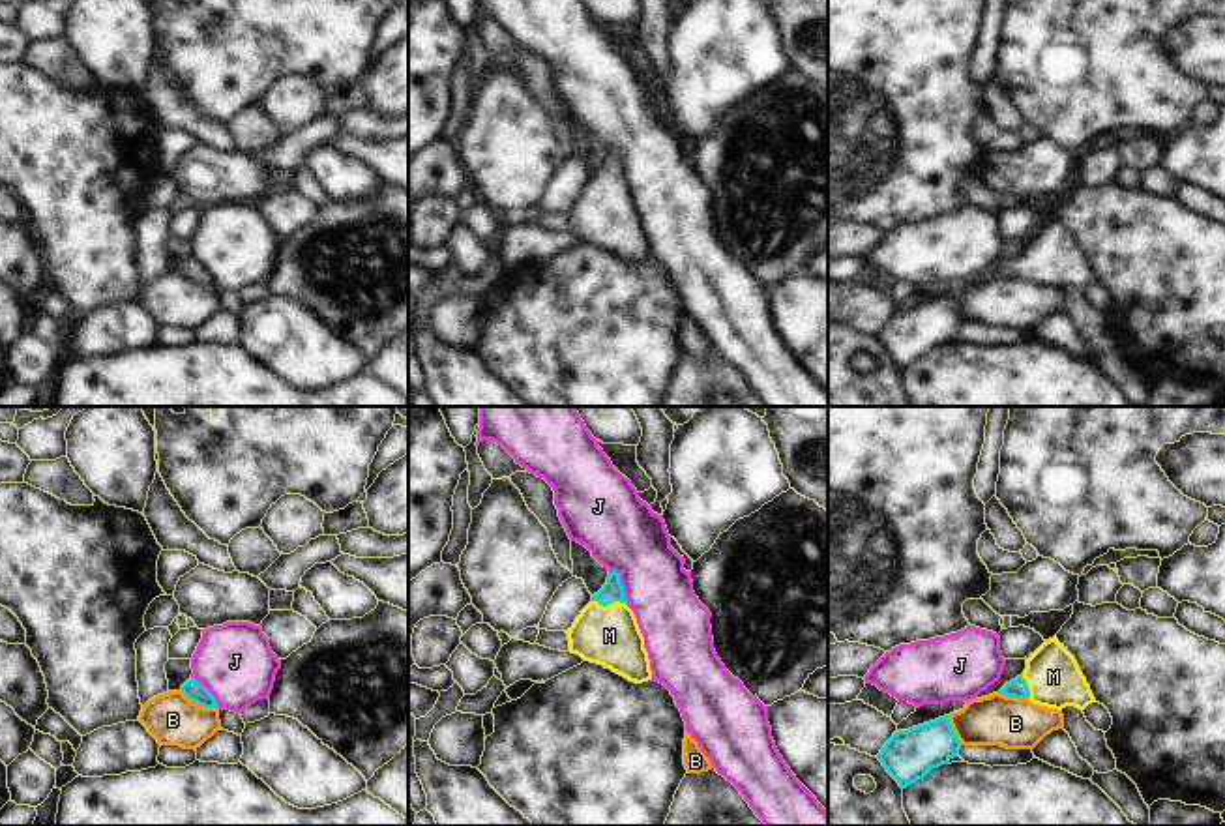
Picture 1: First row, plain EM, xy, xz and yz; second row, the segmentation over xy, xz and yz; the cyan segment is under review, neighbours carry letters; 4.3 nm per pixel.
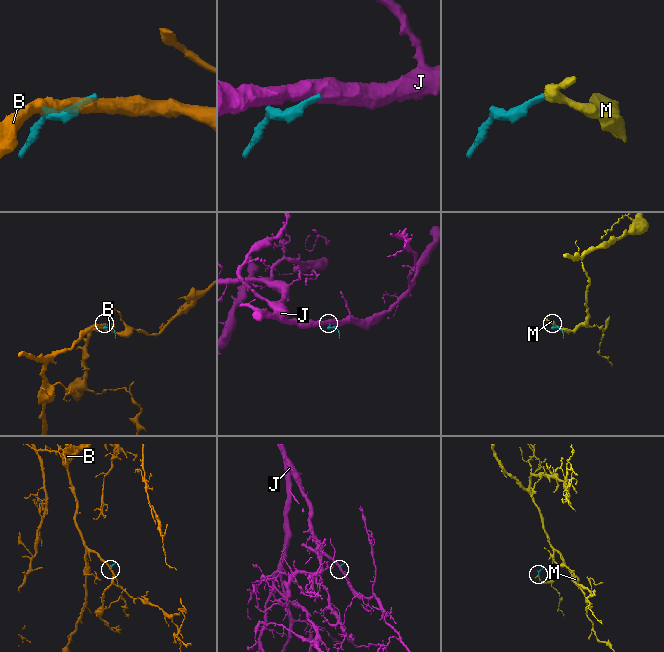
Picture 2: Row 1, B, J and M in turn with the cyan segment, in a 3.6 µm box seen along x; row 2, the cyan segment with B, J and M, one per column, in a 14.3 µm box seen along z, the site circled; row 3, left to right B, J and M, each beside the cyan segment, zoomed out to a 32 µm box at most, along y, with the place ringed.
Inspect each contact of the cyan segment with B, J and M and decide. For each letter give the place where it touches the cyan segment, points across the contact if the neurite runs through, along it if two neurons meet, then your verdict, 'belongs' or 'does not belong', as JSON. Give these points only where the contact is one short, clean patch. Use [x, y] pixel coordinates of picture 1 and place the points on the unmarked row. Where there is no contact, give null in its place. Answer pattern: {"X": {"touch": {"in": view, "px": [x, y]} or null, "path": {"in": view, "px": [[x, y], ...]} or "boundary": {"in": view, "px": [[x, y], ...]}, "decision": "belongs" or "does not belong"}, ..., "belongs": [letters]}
{"B": {"touch": {"in": "xy", "px": [199, 285]}, "decision": "does not belong"}, "J": {"touch": {"in": "xz", "px": [622, 167]}, "boundary": {"in": "xz", "px": [[611, 150], [619, 156], [628, 184]]}, "decision": "does not belong"}, "M": {"touch": {"in": "xz", "px": [609, 184]}, "path": {"in": "xz", "px": [[613, 171], [609, 184], [609, 216]]}, "decision": "belongs"}, "belongs": ["M"]}

